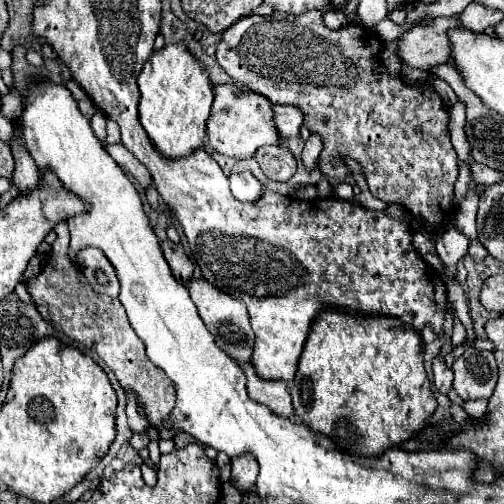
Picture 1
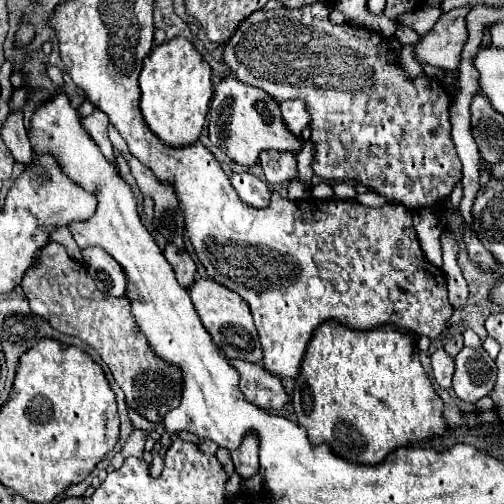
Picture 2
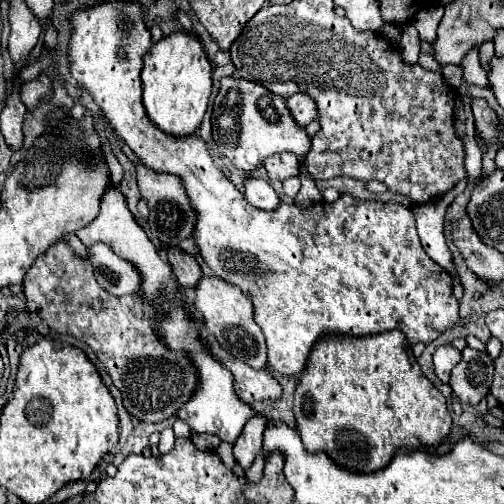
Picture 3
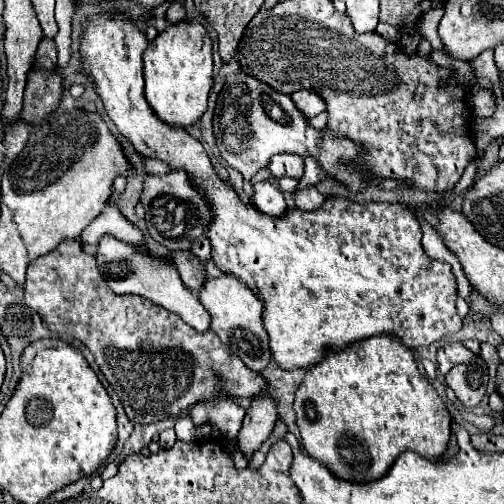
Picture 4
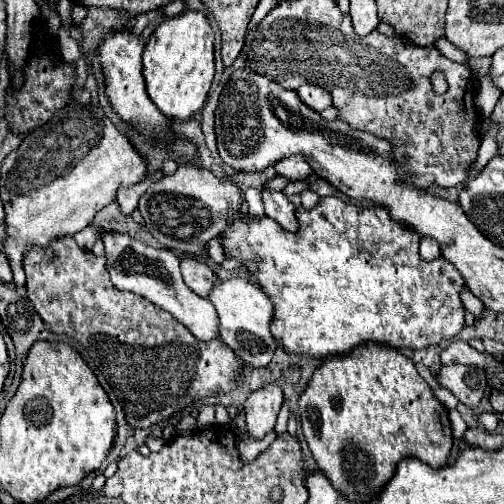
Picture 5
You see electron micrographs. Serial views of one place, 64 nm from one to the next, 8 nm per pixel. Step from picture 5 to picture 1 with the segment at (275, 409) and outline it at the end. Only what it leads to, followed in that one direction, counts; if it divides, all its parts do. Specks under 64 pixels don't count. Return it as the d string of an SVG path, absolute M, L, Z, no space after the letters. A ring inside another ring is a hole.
M240 456L232 460L232 484L240 494L246 494L254 488L256 476L258 476L258 468L252 456Z

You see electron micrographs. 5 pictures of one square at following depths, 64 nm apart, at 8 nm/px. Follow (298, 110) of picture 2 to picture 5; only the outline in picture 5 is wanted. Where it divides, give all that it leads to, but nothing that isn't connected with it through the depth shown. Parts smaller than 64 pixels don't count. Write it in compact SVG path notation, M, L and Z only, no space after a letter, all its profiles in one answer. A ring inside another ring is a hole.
M306 84L304 88L298 88L296 94L298 94L298 98L300 98L308 108L312 108L314 112L322 112L322 110L326 110L326 108L330 106L328 94L326 94L324 90L316 88L316 86Z

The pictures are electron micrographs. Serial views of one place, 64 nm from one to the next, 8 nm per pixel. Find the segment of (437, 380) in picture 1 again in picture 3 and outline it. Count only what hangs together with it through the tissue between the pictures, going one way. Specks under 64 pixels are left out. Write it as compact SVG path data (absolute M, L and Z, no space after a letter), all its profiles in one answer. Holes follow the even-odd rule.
M440 346L434 352L434 372L440 378L440 382L448 384L450 382L450 372L460 360L460 350L454 350L452 346Z

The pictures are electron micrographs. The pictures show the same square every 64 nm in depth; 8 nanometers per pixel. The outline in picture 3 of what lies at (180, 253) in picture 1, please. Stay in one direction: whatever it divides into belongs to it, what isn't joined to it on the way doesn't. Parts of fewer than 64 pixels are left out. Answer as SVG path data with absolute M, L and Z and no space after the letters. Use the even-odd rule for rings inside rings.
M170 246L166 250L166 256L168 256L168 262L170 262L172 270L174 270L174 276L176 276L178 284L182 288L194 288L198 284L200 276L202 276L200 266L194 260L194 256L190 256L188 252L182 252L176 246Z

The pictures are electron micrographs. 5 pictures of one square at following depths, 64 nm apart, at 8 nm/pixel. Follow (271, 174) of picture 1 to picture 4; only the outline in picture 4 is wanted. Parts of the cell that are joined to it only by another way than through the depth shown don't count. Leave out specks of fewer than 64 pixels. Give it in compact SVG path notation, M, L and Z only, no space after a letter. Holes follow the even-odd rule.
M278 154L270 160L268 170L272 172L274 178L290 176L290 178L300 180L304 174L304 160L302 156L296 156L296 154Z

